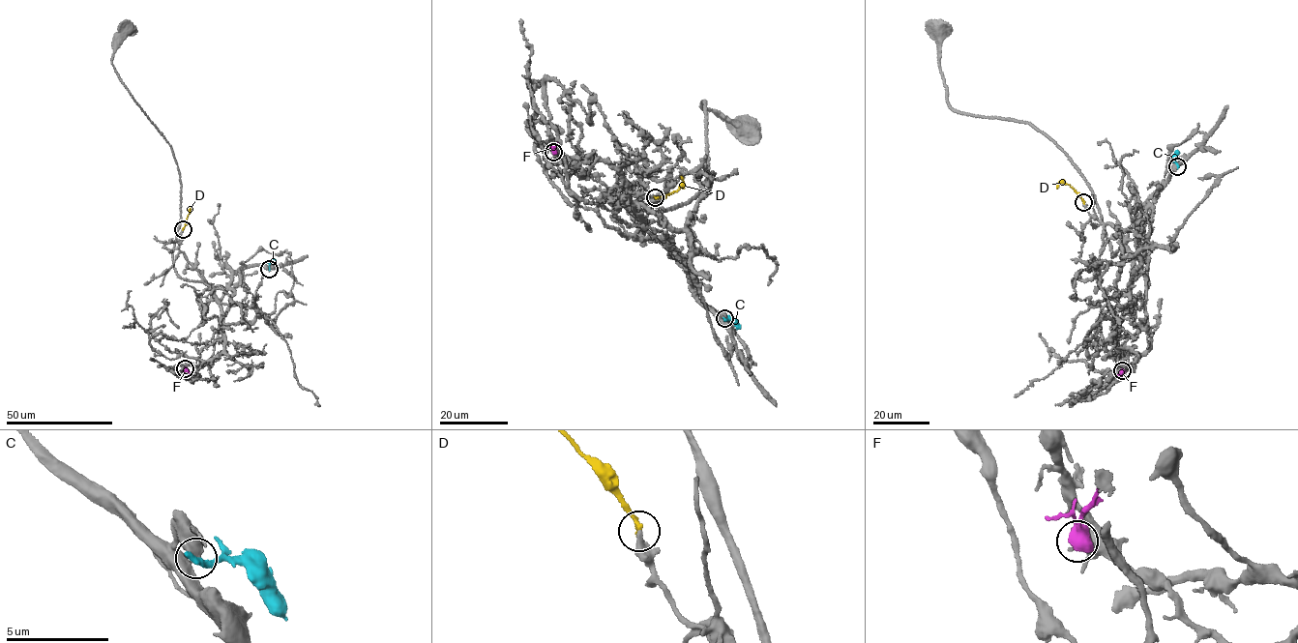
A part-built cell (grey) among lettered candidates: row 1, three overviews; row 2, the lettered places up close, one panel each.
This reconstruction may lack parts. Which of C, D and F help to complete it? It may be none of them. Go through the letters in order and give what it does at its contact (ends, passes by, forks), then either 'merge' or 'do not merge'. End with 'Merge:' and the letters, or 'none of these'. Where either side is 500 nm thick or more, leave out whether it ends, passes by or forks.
C: do not merge
D: it ends there; merge
F: do not merge
Merge: D

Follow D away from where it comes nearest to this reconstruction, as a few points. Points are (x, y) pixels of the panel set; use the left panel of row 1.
D: (183, 229), (190, 212)

